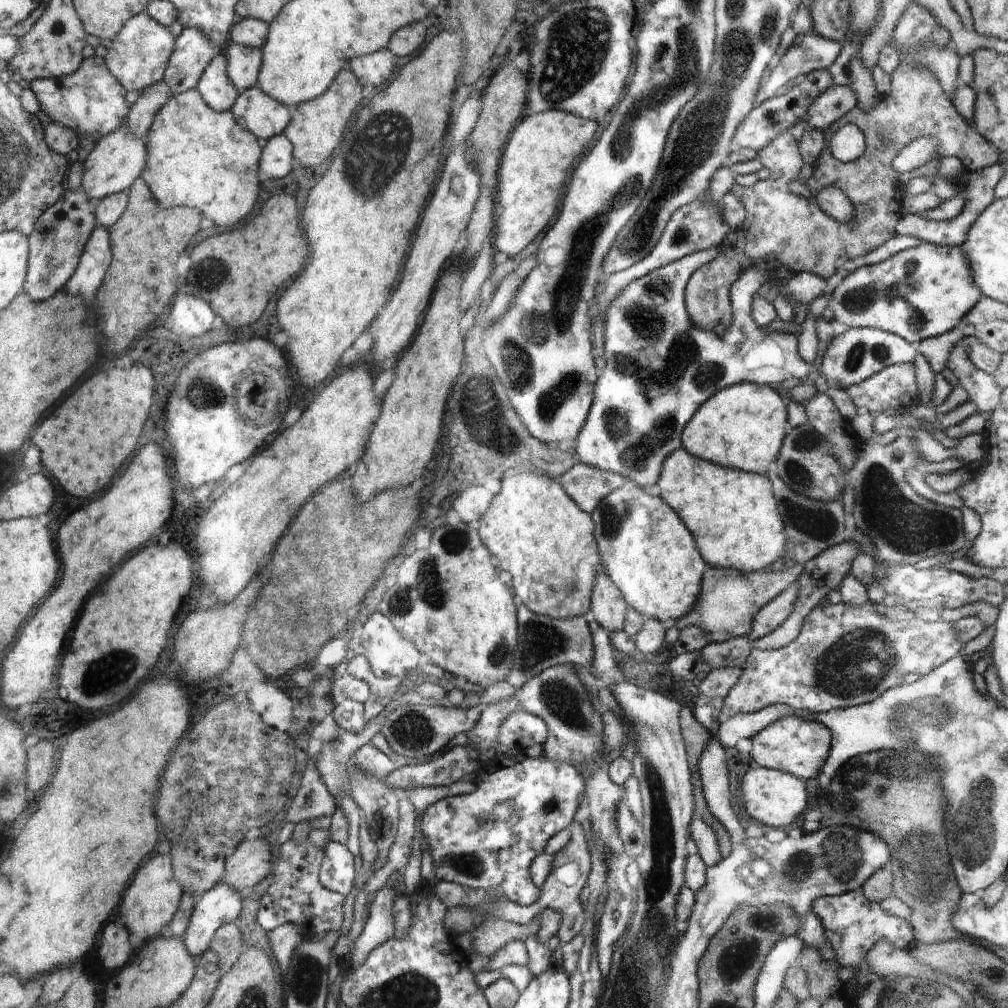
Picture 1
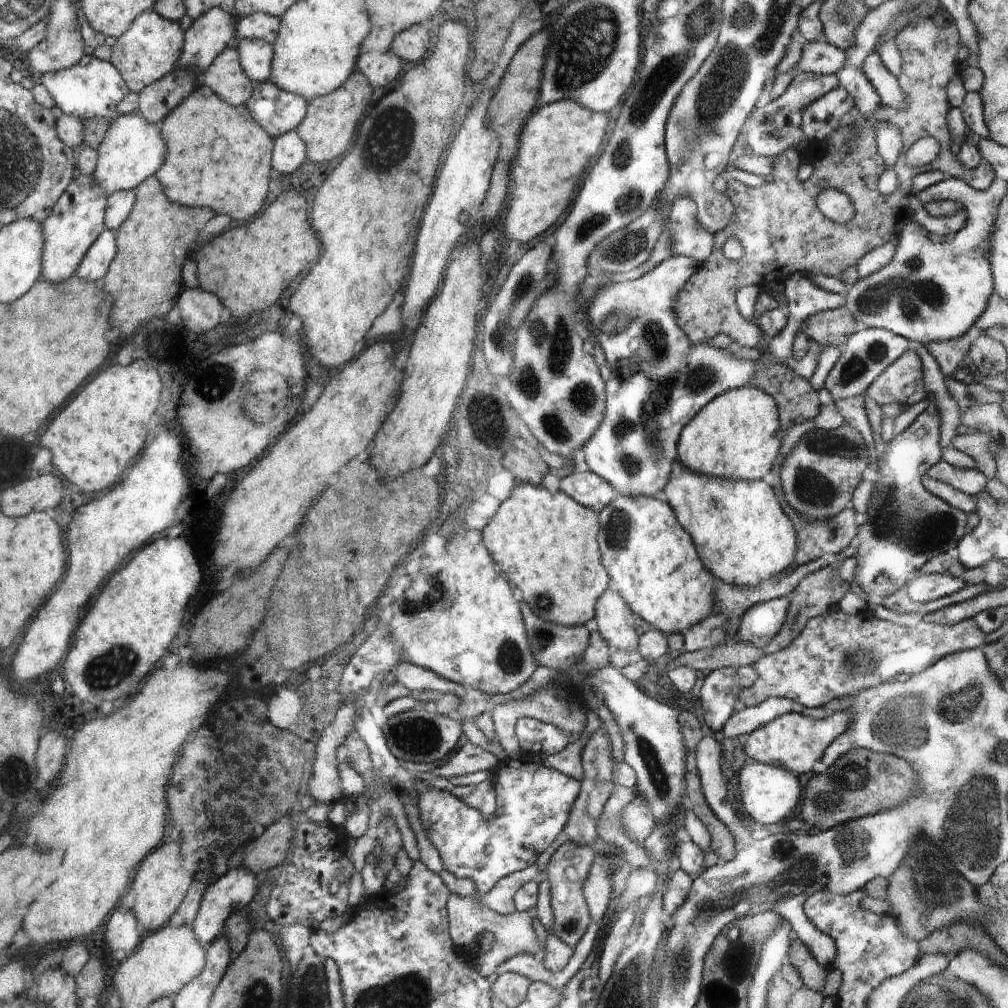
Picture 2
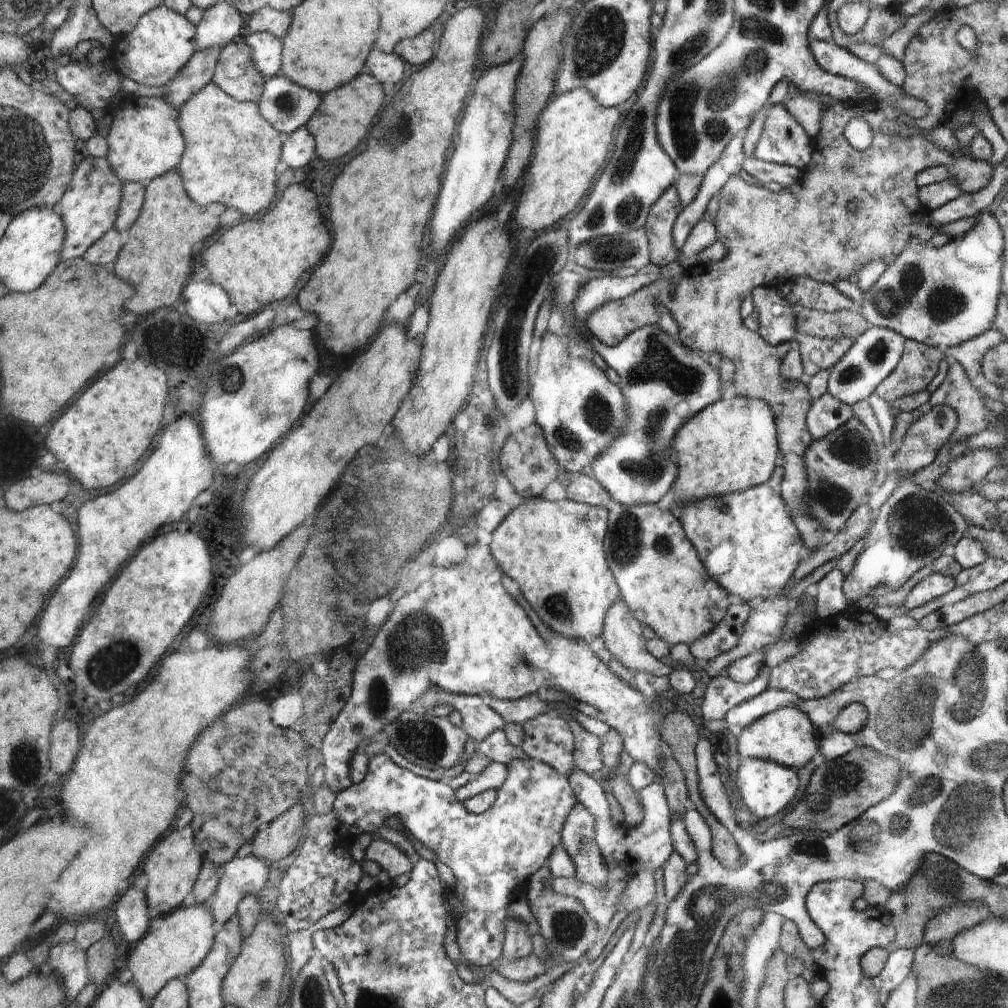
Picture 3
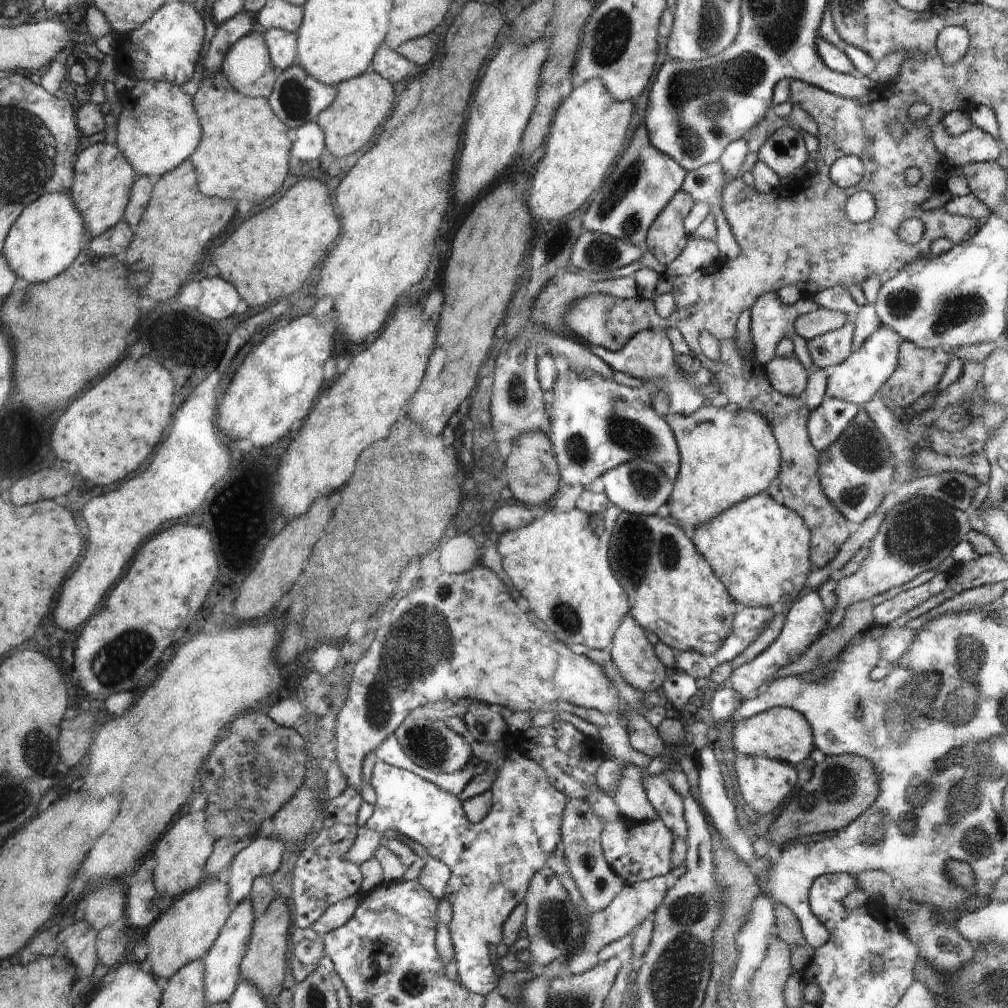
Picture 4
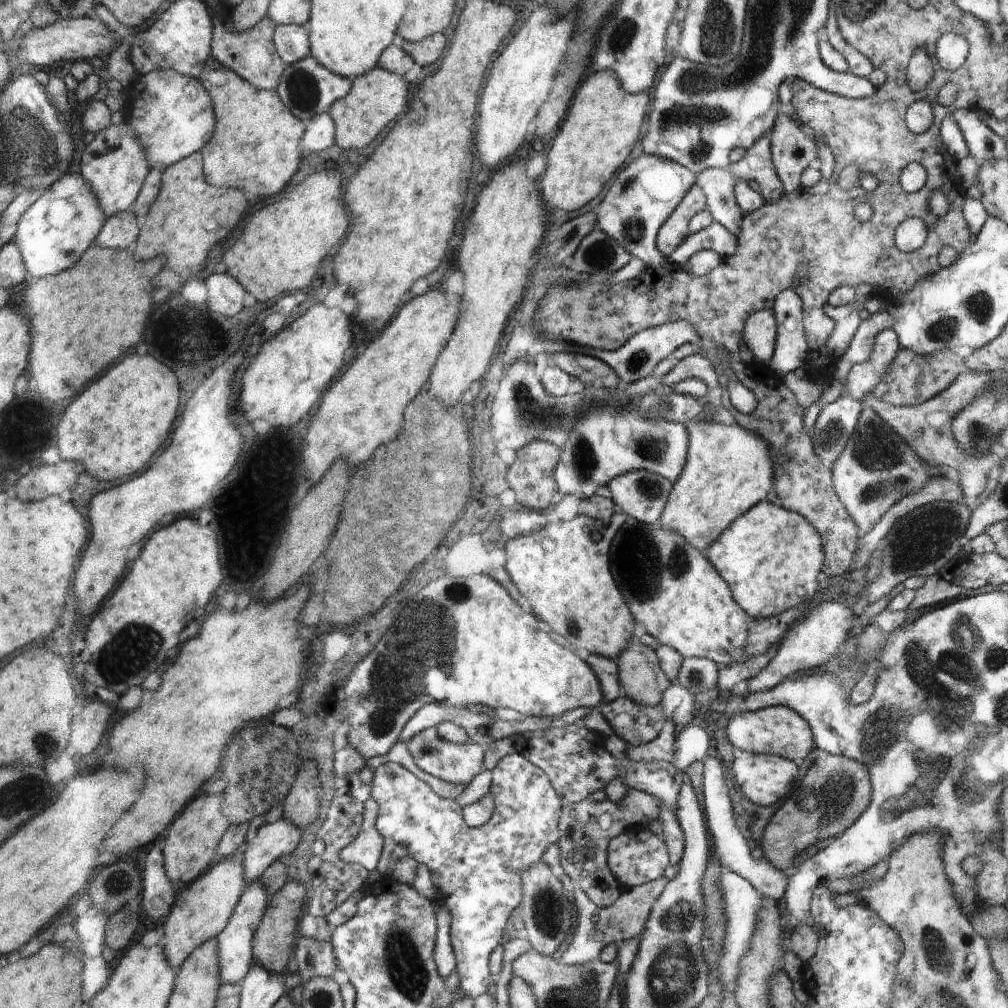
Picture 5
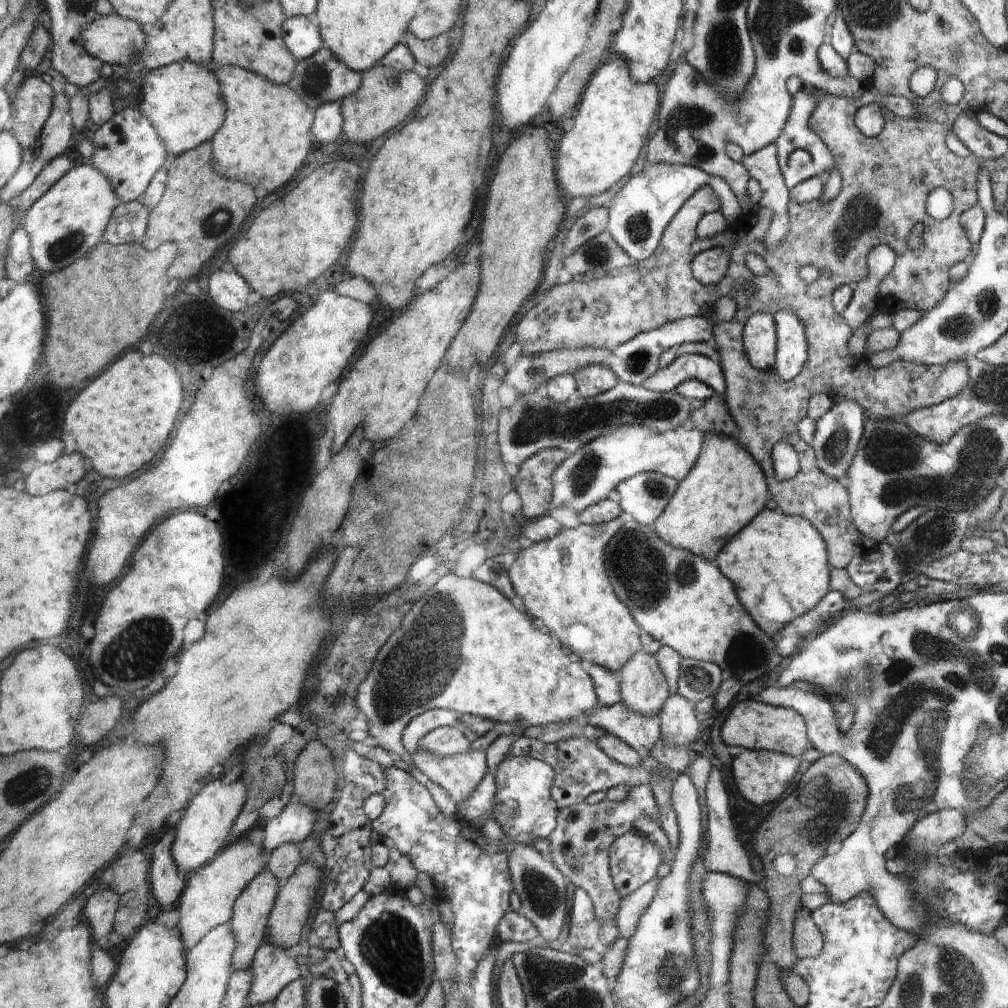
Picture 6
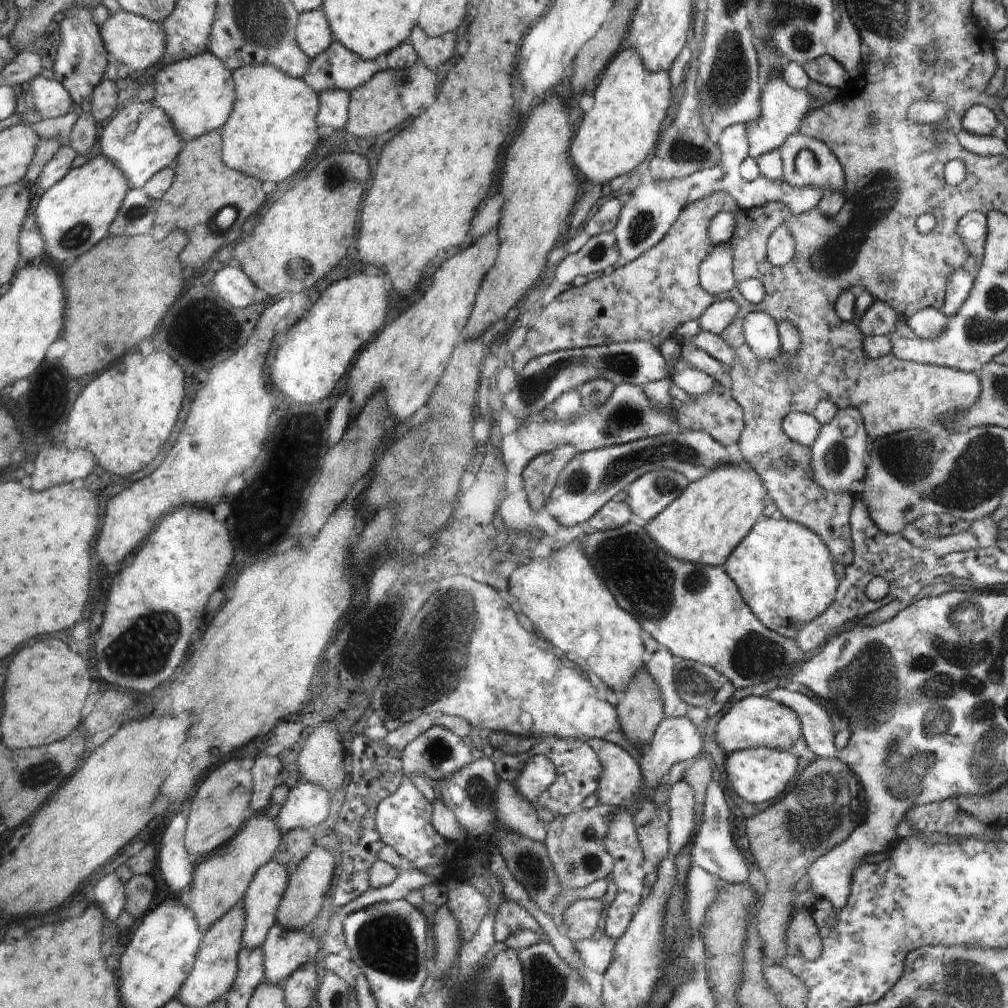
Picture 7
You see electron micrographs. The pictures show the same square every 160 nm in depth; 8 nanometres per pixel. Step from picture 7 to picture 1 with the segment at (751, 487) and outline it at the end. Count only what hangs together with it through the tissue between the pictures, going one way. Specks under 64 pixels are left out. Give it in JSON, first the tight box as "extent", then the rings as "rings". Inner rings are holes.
{"extent":[684,382,786,475],"rings":[[[755,382],[738,383],[720,389],[720,394],[696,414],[692,426],[684,431],[684,446],[690,454],[723,467],[766,475],[782,452],[786,434],[786,406],[778,392]]]}

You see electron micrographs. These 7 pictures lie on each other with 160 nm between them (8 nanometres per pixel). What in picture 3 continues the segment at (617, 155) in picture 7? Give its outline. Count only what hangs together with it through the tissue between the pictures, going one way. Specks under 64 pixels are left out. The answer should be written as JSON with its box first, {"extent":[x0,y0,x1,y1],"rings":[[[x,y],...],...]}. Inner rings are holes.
{"extent":[514,88,618,232],"rings":[[[584,88],[557,95],[544,106],[538,122],[536,152],[532,164],[524,172],[520,200],[514,212],[518,224],[540,232],[568,216],[578,206],[586,192],[595,186],[596,174],[606,164],[606,154],[614,140],[618,120],[618,108],[602,106]]]}

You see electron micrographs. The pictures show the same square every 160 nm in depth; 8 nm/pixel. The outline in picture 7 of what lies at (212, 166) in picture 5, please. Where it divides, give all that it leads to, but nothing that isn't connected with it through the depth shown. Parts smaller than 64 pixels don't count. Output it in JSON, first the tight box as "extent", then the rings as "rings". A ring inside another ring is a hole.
{"extent":[224,65,318,182],"rings":[[[244,65],[234,70],[236,86],[234,112],[228,117],[228,126],[224,128],[224,158],[234,170],[244,170],[256,178],[282,182],[290,174],[298,172],[302,162],[318,144],[318,94],[310,88],[303,77],[293,77],[272,65]]]}

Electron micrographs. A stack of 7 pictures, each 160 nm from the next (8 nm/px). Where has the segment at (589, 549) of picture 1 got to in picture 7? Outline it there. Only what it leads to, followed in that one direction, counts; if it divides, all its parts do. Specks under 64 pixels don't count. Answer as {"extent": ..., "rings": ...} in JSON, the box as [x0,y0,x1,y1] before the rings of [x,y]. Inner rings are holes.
{"extent":[507,540,644,696],"rings":[[[576,540],[564,548],[555,550],[549,557],[532,557],[530,564],[518,566],[508,581],[507,595],[516,599],[521,613],[534,628],[542,628],[542,632],[550,636],[546,640],[554,649],[560,648],[564,654],[572,654],[568,656],[568,660],[582,673],[595,674],[611,691],[620,696],[635,680],[638,670],[644,666],[641,624],[633,615],[618,606],[606,583],[579,547],[579,542],[580,540]]]}

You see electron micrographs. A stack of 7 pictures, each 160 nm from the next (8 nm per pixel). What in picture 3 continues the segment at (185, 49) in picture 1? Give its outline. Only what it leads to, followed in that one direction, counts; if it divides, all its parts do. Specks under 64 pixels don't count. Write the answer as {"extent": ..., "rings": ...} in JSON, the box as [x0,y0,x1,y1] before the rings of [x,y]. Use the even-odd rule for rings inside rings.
{"extent":[196,1,245,52],"rings":[[[229,1],[216,2],[211,9],[207,9],[202,20],[196,26],[196,52],[224,48],[240,35],[245,24],[241,14]]]}

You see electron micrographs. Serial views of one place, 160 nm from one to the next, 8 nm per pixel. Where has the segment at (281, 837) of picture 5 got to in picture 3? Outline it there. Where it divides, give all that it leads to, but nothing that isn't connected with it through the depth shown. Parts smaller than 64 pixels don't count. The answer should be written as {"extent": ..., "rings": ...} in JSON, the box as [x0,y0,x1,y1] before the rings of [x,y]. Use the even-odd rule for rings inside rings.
{"extent":[210,855,269,929],"rings":[[[253,855],[234,858],[222,868],[222,876],[210,899],[210,914],[217,929],[236,915],[239,903],[246,897],[256,896],[267,885],[269,866]]]}

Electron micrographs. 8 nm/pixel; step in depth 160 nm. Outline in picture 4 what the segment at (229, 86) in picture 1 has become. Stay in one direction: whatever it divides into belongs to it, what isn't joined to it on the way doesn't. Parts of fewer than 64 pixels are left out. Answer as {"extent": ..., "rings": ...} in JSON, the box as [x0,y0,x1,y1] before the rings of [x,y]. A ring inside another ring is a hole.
{"extent":[220,32,278,98],"rings":[[[251,32],[240,38],[226,54],[220,71],[226,76],[228,82],[232,83],[232,88],[237,93],[252,98],[268,98],[272,94],[278,78],[264,34],[260,32]]]}

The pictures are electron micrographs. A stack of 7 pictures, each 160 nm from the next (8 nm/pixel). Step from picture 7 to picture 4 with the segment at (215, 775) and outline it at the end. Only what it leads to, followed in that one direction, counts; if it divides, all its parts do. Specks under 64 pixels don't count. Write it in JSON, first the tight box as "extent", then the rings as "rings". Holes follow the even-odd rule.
{"extent":[154,808,214,903],"rings":[[[206,808],[192,812],[192,814],[184,812],[184,816],[174,822],[172,830],[168,830],[168,834],[164,834],[164,838],[160,838],[160,842],[156,844],[154,884],[166,903],[190,892],[196,884],[200,884],[200,880],[204,876],[204,864],[206,864],[208,856],[212,854],[212,844],[214,844],[214,840],[206,832],[206,821]]]}

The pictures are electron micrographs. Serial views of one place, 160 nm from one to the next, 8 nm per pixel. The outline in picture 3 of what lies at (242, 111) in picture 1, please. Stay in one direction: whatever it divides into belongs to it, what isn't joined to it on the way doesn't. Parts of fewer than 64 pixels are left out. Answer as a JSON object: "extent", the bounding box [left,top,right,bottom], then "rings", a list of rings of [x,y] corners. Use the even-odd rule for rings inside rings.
{"extent":[257,73,321,136],"rings":[[[281,73],[266,80],[257,106],[260,116],[276,132],[287,136],[308,123],[318,110],[321,98]]]}

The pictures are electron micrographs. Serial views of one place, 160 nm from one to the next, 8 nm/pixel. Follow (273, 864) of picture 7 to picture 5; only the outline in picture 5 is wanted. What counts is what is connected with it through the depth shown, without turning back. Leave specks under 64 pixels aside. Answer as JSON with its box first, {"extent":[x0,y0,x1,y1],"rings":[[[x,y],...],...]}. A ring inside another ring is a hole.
{"extent":[216,880,270,984],"rings":[[[254,880],[246,887],[243,892],[243,897],[235,907],[235,911],[231,916],[230,924],[227,928],[217,937],[216,950],[219,954],[219,975],[220,984],[236,984],[238,980],[247,977],[248,966],[252,962],[252,938],[255,938],[254,930],[250,926],[258,926],[266,904],[269,904],[270,896],[266,894],[265,887],[259,882]]]}

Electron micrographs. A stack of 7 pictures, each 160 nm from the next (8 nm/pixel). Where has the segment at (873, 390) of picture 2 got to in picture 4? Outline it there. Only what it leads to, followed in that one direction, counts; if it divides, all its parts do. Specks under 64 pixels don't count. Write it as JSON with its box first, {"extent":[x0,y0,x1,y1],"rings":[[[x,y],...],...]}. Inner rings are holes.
{"extent":[876,341,951,409],"rings":[[[902,341],[899,346],[895,371],[880,386],[876,396],[888,398],[894,407],[906,409],[918,398],[922,398],[926,392],[935,393],[936,384],[940,382],[950,359],[951,356],[946,349],[925,349],[916,346],[913,342]]]}

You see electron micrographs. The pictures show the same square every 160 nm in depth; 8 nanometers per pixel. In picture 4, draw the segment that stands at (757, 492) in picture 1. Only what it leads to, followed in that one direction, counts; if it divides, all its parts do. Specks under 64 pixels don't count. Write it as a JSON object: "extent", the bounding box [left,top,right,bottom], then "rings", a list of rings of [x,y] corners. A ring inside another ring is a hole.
{"extent":[689,494,810,608],"rings":[[[759,494],[739,502],[718,517],[689,533],[696,538],[695,546],[704,550],[704,558],[712,562],[711,569],[724,578],[724,586],[732,590],[732,598],[743,607],[771,607],[783,604],[786,608],[798,599],[810,572],[810,530],[796,511],[776,504],[768,494]]]}

